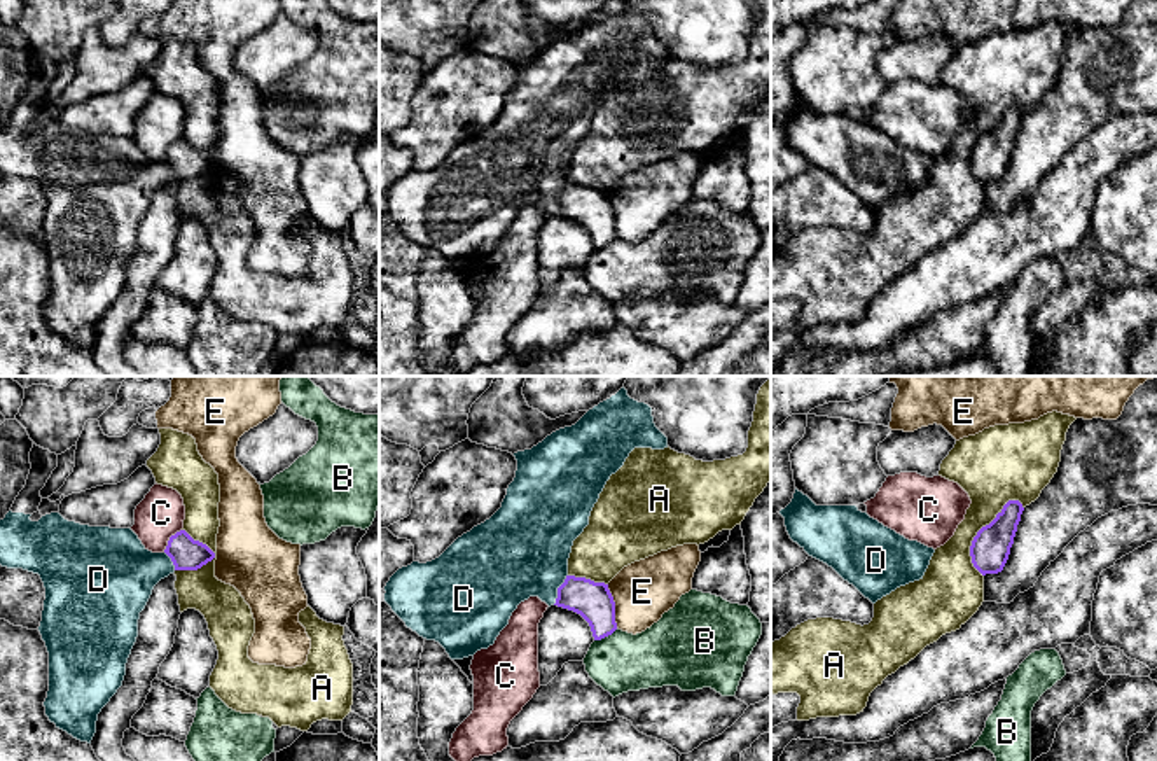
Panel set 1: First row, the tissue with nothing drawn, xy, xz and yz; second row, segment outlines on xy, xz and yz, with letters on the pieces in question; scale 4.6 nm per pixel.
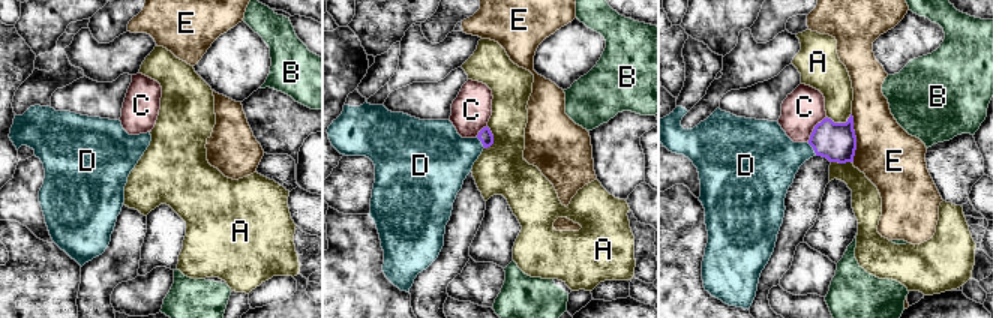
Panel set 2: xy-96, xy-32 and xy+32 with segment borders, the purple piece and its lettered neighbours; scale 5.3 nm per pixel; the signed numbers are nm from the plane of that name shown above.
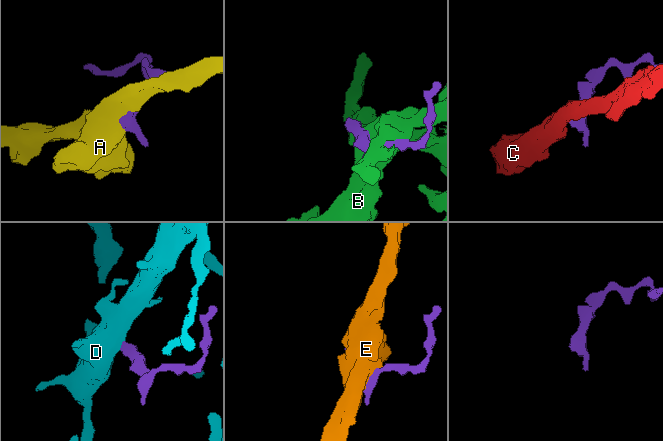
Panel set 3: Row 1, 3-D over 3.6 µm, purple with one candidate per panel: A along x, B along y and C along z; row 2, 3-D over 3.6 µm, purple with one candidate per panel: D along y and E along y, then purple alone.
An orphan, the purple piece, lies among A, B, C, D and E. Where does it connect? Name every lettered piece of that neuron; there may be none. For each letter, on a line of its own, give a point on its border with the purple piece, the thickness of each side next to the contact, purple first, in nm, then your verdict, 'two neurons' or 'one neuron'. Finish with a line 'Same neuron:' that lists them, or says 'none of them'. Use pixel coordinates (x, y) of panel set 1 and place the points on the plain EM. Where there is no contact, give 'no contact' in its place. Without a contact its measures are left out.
A: yz (977, 142) | 180/260 nm | two neurons
B: xz (605, 244) | 180/280 nm | two neurons
C: xy (170, 147) | 150/220 nm | two neurons
D: xz (558, 198) | 180/420 nm | one neuron
E: xz (614, 214) | 180/280 nm | two neurons
Same neuron: D

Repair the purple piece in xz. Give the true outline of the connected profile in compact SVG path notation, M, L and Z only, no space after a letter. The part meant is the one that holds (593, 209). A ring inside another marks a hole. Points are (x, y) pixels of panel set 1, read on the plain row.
M617 0L575 33L552 40L531 58L514 61L517 79L502 115L458 145L439 166L398 177L385 194L385 210L407 236L439 250L451 268L493 254L512 220L530 205L580 222L594 248L612 243L617 231L608 192L570 184L568 166L606 89L634 56L664 58L668 45L655 35L648 12Z

